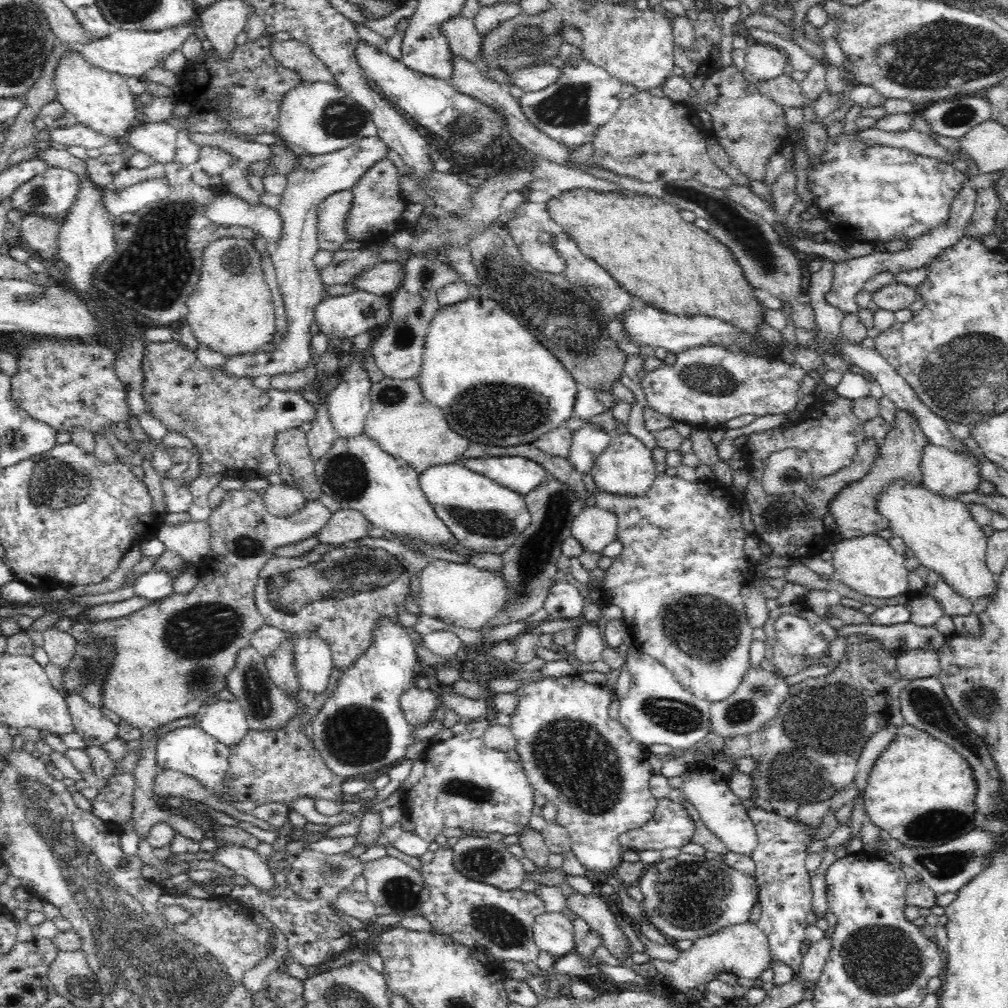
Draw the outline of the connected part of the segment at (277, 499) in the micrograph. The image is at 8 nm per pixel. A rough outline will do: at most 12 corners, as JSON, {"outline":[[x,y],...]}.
{"outline":[[284,483],[263,490],[270,514],[288,518],[304,508],[300,489]]}

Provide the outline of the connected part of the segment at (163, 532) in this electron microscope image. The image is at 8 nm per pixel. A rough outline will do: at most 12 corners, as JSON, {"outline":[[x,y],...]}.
{"outline":[[207,520],[164,522],[154,537],[188,564],[210,552]]}

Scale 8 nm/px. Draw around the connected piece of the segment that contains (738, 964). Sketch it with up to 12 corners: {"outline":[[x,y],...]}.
{"outline":[[754,922],[698,938],[657,979],[675,994],[730,972],[757,982],[770,967]]}

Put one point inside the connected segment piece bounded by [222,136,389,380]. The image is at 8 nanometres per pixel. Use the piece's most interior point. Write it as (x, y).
(314, 178)

